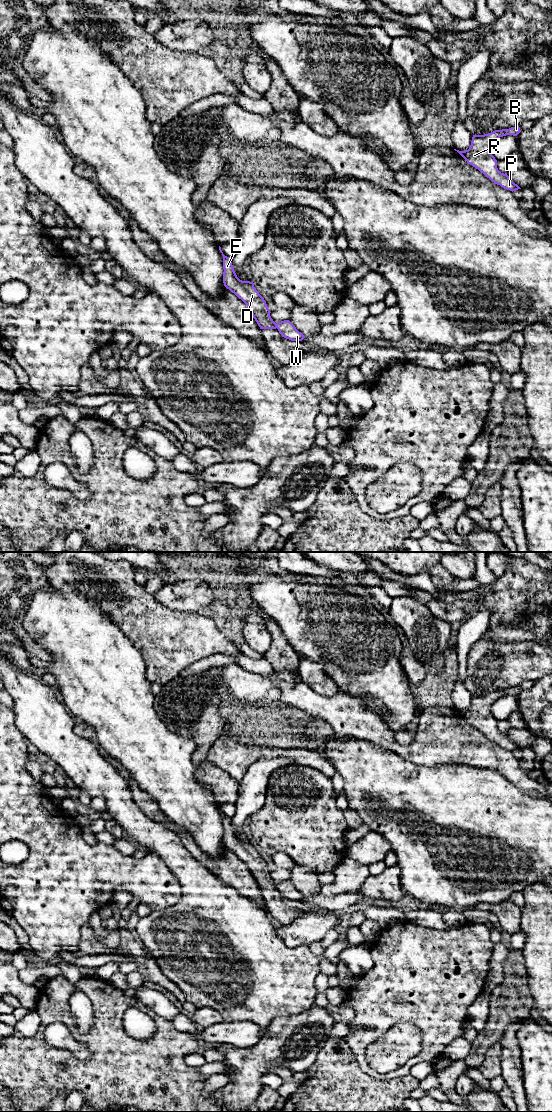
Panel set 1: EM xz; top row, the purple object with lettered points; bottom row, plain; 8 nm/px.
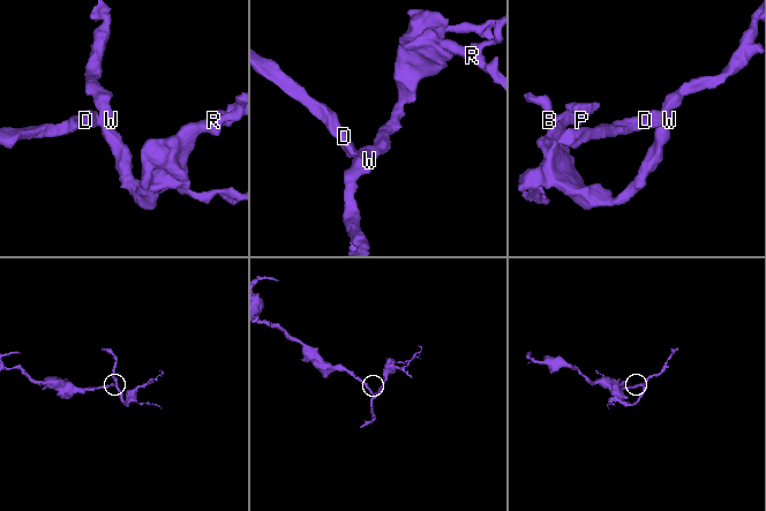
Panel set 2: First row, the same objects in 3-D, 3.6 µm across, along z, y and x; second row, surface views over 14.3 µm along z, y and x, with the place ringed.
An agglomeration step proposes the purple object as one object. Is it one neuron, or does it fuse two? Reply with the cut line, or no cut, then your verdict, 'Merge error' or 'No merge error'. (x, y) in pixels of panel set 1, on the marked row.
Split along xz (275, 324), (277, 327). Merge error

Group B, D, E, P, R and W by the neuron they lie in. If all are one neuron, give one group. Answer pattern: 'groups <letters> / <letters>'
groups B P R W / D E

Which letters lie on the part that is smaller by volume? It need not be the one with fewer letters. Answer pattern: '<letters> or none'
B, P, R, W

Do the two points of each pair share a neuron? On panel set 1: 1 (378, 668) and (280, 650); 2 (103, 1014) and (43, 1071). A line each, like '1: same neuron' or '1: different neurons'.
1: different neurons
2: same neuron

